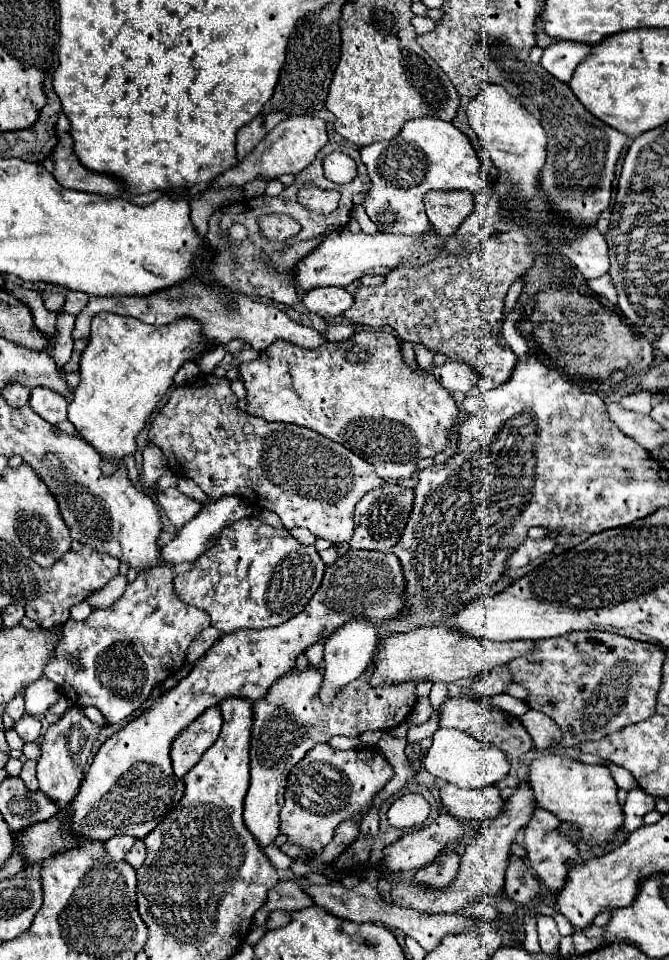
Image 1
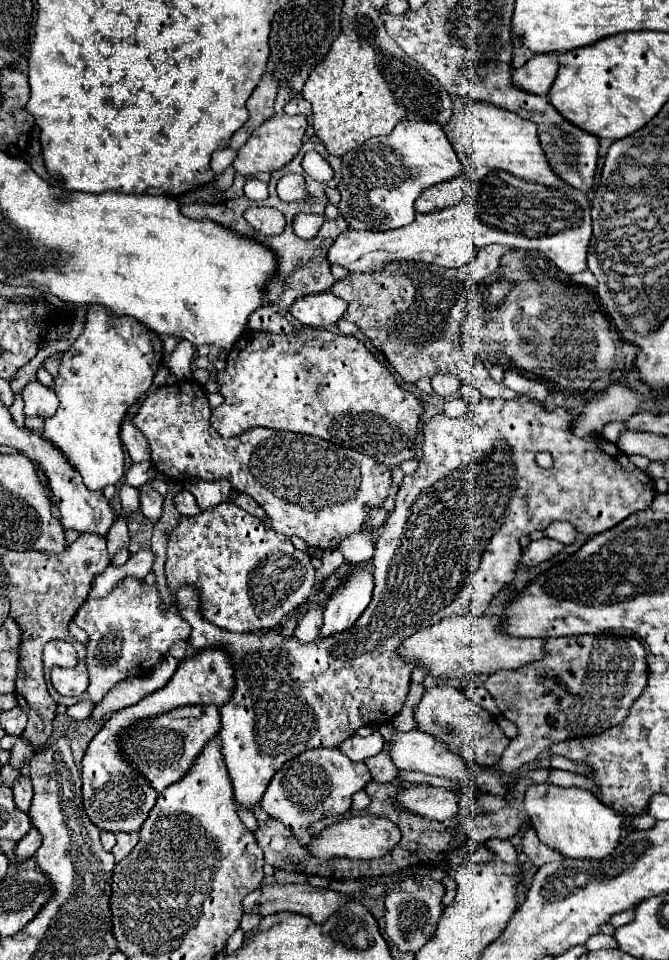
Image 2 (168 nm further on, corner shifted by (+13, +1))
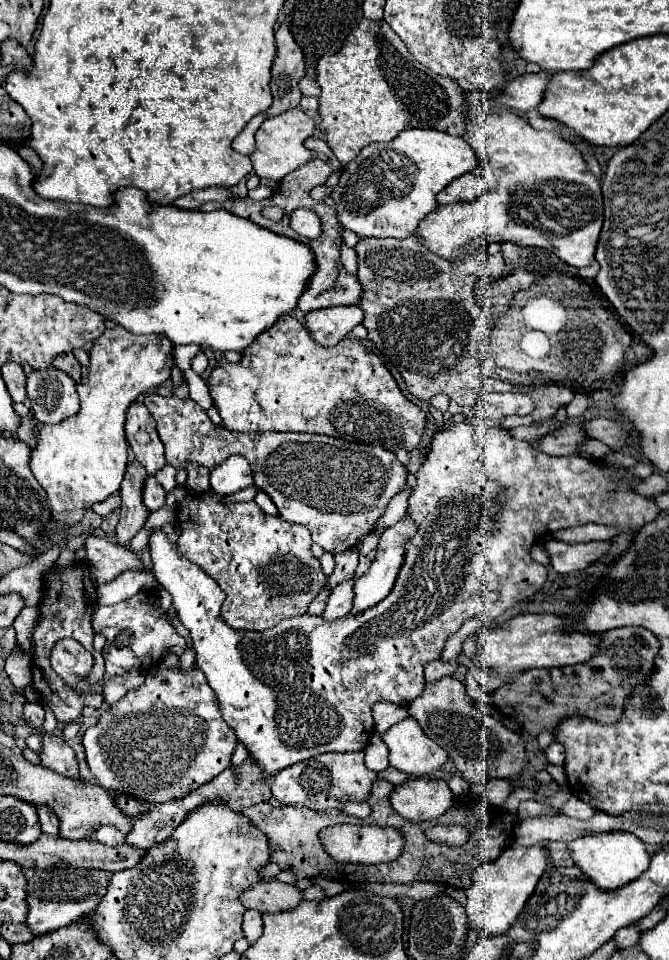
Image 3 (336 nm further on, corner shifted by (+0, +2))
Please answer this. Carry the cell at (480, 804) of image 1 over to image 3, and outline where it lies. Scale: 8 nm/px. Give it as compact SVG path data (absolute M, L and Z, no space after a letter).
M408 779L392 791L390 805L408 821L432 821L444 815L454 803L454 795L444 779Z

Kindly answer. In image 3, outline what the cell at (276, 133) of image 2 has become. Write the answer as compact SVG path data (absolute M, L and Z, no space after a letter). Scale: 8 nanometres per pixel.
M290 109L282 115L266 119L256 133L256 151L250 155L254 171L258 177L268 177L280 181L286 173L298 169L312 159L312 153L304 147L304 141L316 131L316 123L310 115L300 109Z

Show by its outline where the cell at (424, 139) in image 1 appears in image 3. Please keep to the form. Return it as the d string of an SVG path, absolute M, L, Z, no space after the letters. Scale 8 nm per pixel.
M406 129L396 139L388 143L372 143L360 151L360 155L350 161L340 175L338 189L332 199L336 201L336 211L340 223L360 237L396 237L404 239L412 235L422 217L426 217L436 207L436 195L456 177L472 171L476 167L474 149L456 135L448 135L436 129Z

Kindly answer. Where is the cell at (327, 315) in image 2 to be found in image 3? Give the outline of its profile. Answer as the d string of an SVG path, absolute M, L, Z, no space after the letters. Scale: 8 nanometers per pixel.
M342 305L310 311L304 319L310 335L324 347L332 347L344 339L362 321L362 317L364 315L358 305Z

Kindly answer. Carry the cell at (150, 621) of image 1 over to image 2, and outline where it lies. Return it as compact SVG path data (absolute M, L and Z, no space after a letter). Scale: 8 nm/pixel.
M127 578L123 584L119 584L107 598L93 600L87 598L85 604L77 610L73 622L89 634L87 644L87 670L89 670L89 688L81 696L59 696L53 686L49 684L49 694L55 698L55 702L71 706L83 700L101 702L103 696L113 688L117 682L137 676L143 670L151 670L161 656L169 652L169 648L185 640L191 632L191 626L175 612L175 606L171 606L167 612L159 608L161 600L157 596L155 586L147 586L143 580Z

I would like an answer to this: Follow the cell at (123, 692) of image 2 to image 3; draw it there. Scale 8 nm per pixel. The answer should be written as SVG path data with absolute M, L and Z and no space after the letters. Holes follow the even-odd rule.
M188 649L186 653L182 653L180 655L180 661L178 661L178 669L156 669L156 671L150 671L150 673L146 673L146 679L144 679L144 683L138 687L138 689L132 689L132 691L128 691L118 703L114 703L114 705L110 705L110 709L98 719L98 723L94 725L94 727L90 727L90 729L86 729L86 733L84 733L84 739L82 739L82 743L84 743L84 749L86 749L86 761L88 761L88 765L90 765L90 771L94 773L94 777L98 779L98 783L104 787L104 789L108 789L108 791L120 791L120 793L136 793L136 783L132 783L132 781L138 781L138 797L142 797L144 801L148 801L148 803L166 803L166 801L172 801L172 799L180 799L180 797L184 797L184 795L188 795L192 789L198 789L200 785L204 785L204 783L208 783L208 781L212 781L212 777L216 777L218 773L222 773L230 763L230 755L232 755L232 751L236 749L236 745L238 745L238 741L236 741L236 735L232 733L232 729L228 729L228 725L226 725L226 721L222 719L222 715L220 715L220 703L216 701L216 695L212 693L212 689L210 689L210 685L208 685L208 681L206 681L206 677L204 677L204 673L200 673L198 669L192 669L192 665L194 665L194 653ZM156 727L162 727L162 737L164 739L154 739L154 729ZM134 747L138 747L136 749L136 757L138 757L138 751L142 749L142 769L136 769L138 771L138 777L136 775L132 775L132 773L136 773L134 771L134 765L130 763L130 749L134 749Z

